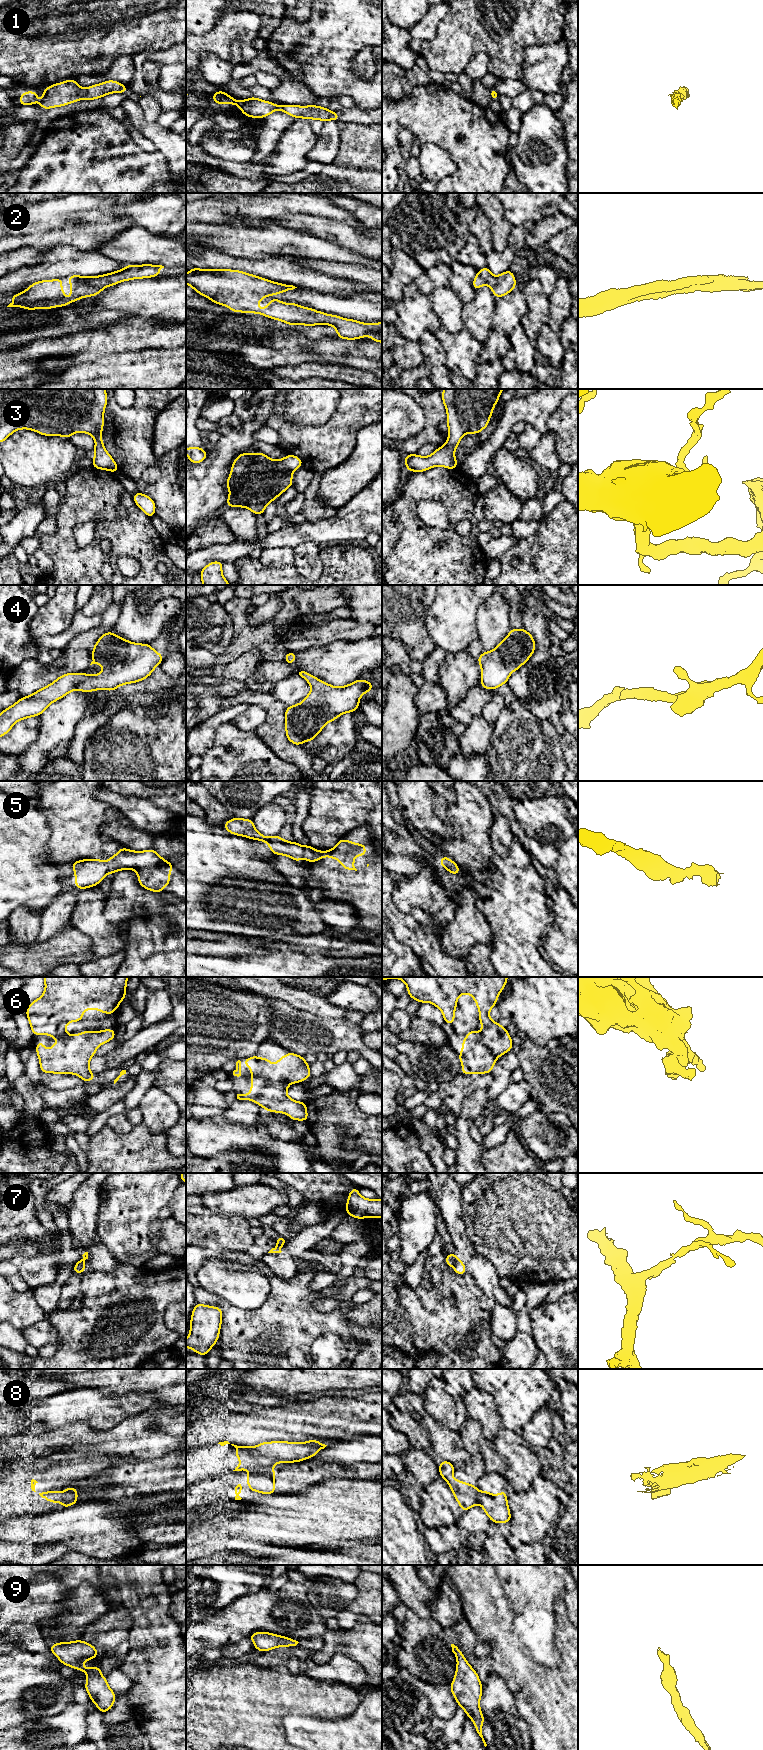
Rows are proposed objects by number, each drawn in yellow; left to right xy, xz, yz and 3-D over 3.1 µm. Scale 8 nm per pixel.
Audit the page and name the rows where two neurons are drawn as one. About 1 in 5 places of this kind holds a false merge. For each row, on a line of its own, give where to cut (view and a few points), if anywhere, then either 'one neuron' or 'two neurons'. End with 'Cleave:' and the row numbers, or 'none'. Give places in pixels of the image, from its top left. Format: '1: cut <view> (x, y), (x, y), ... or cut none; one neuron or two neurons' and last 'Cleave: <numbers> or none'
1: cut none; one neuron
2: cut none; one neuron
3: cut none; one neuron
4: cut none; one neuron
5: cut none; one neuron
6: cut none; one neuron
7: cut yz (455, 1259), (453, 1265); two neurons
8: cut xz (272, 1464), (252, 1469); two neurons
9: cut none; one neuron
Cleave: 7, 8

